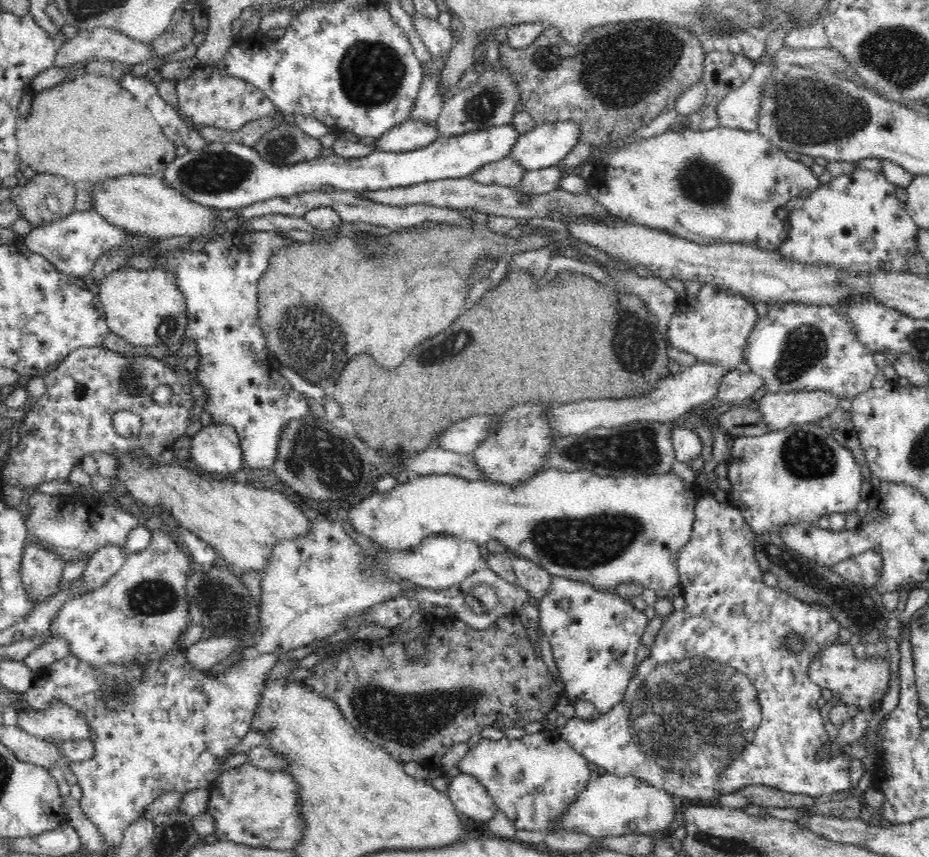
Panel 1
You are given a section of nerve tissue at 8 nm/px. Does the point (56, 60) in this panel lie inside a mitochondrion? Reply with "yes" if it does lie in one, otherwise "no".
no

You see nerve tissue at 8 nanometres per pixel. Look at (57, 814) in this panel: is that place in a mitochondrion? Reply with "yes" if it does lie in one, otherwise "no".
no

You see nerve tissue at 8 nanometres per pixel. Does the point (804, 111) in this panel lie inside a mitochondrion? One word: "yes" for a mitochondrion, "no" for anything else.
yes

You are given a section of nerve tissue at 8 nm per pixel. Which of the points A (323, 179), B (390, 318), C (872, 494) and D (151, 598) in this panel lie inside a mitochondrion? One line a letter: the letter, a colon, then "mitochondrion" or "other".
A: other
B: other
C: other
D: mitochondrion

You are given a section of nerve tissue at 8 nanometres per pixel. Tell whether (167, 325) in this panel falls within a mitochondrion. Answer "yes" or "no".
yes

